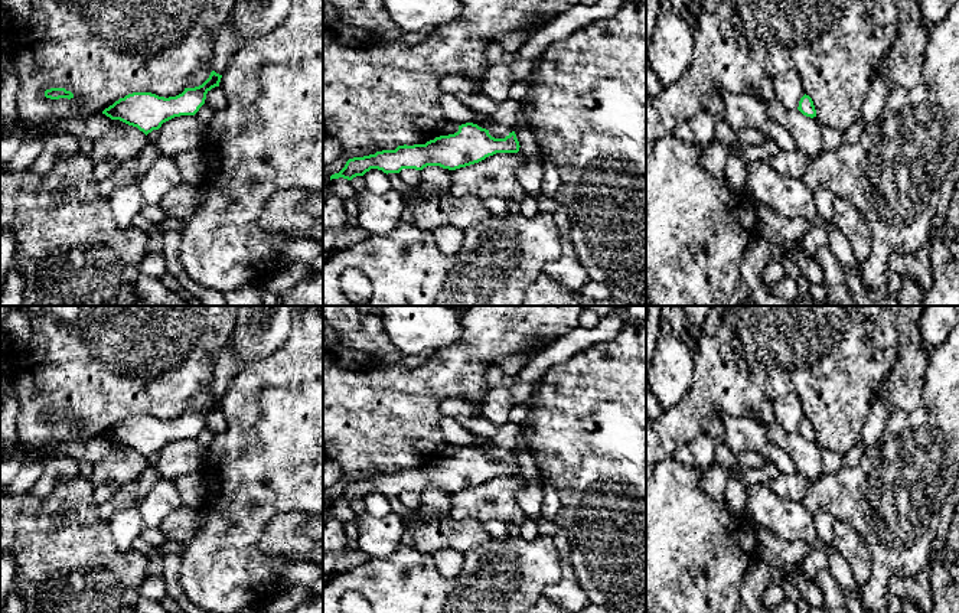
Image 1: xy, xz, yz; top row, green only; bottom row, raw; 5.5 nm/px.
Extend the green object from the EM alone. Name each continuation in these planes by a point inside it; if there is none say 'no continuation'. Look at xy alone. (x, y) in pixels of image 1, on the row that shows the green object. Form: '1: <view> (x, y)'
1: xy (228, 41)

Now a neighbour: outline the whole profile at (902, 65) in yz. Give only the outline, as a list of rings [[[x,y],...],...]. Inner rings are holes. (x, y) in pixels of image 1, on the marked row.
[[[897,0],[898,35],[888,52],[877,62],[874,78],[881,78],[894,88],[913,88],[922,78],[922,65],[930,30],[923,16],[920,0]]]

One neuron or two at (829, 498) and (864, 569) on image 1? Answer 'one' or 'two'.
two

